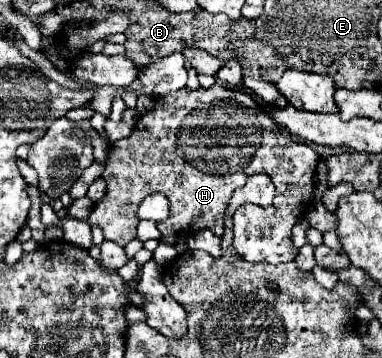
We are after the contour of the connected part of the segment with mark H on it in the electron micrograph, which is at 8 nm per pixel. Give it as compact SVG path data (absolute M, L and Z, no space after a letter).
M221 85L209 89L179 89L165 97L153 99L155 109L137 119L137 131L131 137L111 143L103 179L107 183L105 197L91 209L87 223L91 227L101 227L107 241L115 241L125 247L137 235L137 209L141 201L151 193L163 193L169 199L169 219L159 221L157 227L161 235L179 235L187 237L193 231L211 229L215 235L223 235L223 211L233 195L233 189L245 185L249 175L265 173L277 187L273 204L266 208L257 205L243 205L233 215L235 241L233 247L245 261L251 263L285 263L297 257L297 249L291 241L291 227L301 215L313 205L313 175L319 163L319 155L307 143L295 141L291 135L285 135L259 107L257 103L241 91L233 91Z

